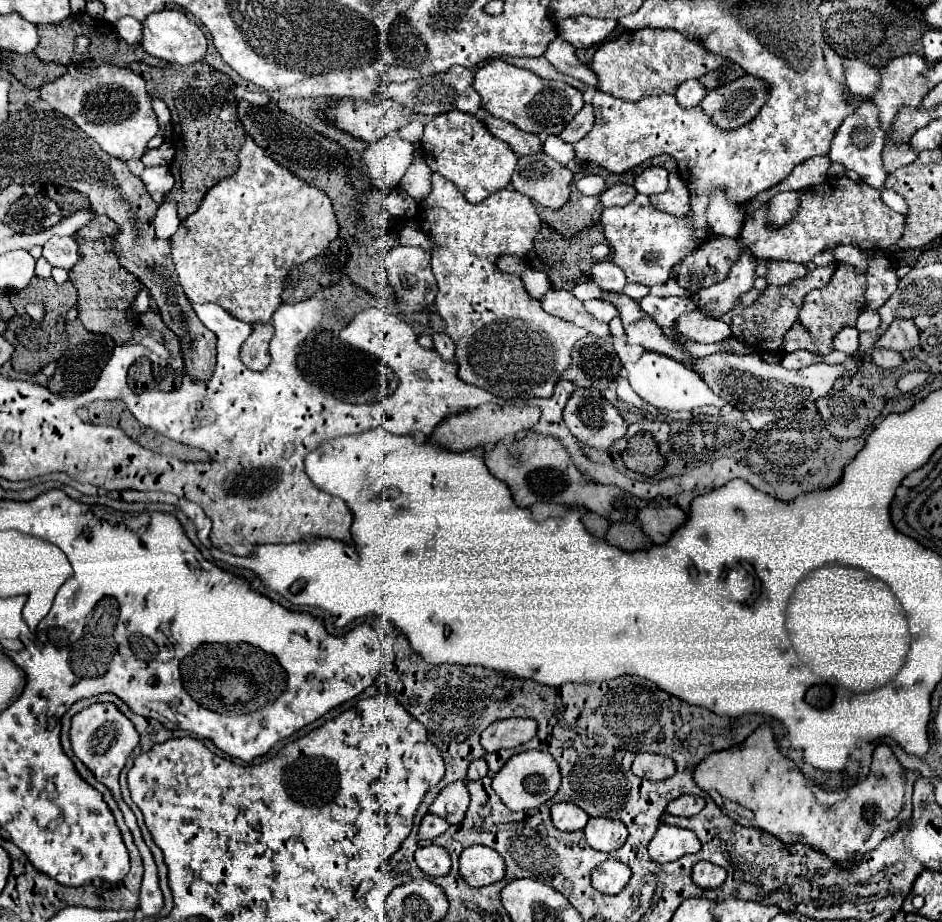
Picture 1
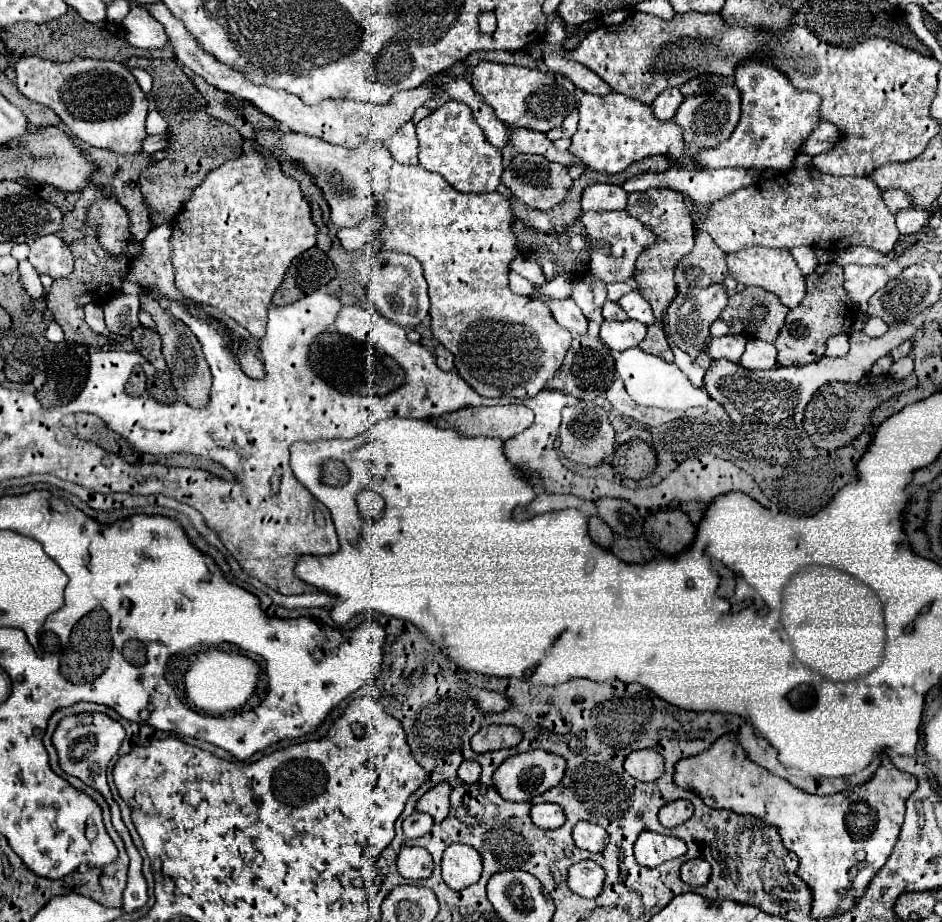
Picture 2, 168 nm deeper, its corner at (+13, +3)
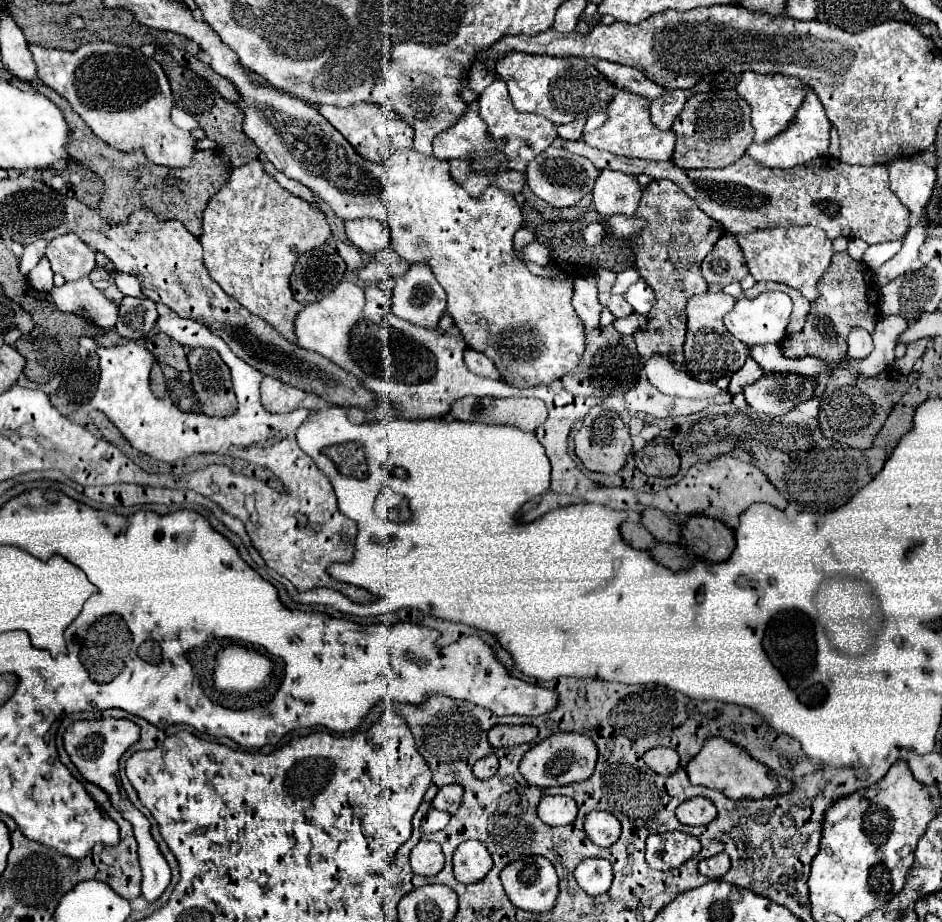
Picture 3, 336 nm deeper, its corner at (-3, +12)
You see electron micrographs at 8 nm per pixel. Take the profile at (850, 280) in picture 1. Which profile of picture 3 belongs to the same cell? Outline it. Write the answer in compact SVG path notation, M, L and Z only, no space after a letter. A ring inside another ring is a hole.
M846 251L834 253L828 271L822 275L818 283L818 299L810 305L810 313L802 331L786 335L782 341L784 357L820 357L828 363L836 363L846 357L846 337L852 327L874 329L878 321L880 309L876 307L876 299L872 297L872 271L862 263L854 261Z

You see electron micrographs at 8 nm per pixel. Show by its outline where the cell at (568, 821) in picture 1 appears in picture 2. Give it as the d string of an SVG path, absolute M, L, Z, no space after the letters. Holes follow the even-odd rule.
M536 804L530 810L530 818L538 828L560 828L566 820L558 804Z

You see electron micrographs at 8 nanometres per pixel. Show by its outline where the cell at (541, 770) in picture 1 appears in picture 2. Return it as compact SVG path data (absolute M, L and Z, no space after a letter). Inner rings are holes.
M530 750L524 754L516 754L508 758L504 764L500 764L500 768L494 772L494 784L500 796L504 796L504 800L528 802L530 798L540 796L546 790L558 786L560 780L564 778L564 772L566 772L566 762L562 756L546 750Z

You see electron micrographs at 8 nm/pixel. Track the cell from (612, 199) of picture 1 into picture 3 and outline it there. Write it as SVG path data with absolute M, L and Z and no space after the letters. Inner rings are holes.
M604 169L596 179L592 201L602 217L610 217L614 213L634 215L640 203L640 195L642 187L638 185L634 175L624 175L620 171Z

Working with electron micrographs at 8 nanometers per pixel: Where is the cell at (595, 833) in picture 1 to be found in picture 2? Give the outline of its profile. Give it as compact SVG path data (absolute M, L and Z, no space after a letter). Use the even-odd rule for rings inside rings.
M578 822L572 828L572 838L578 848L588 852L602 852L608 844L608 832L592 822Z

